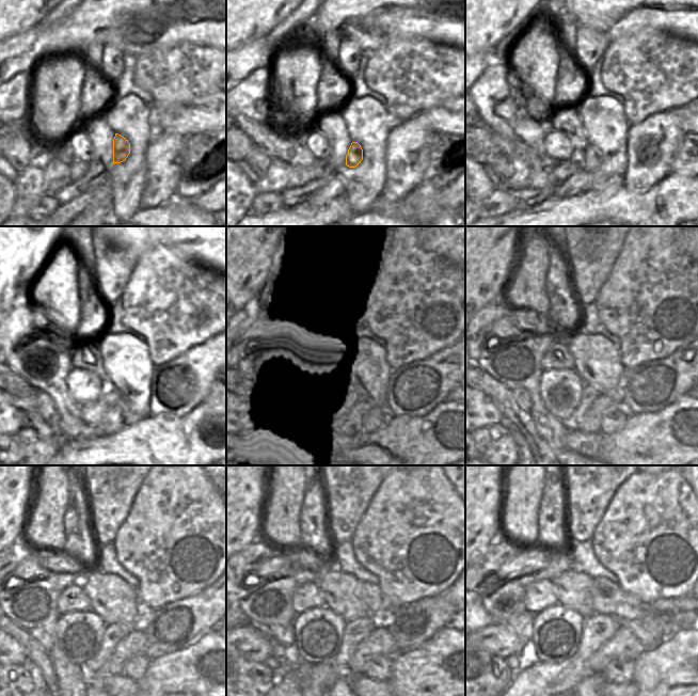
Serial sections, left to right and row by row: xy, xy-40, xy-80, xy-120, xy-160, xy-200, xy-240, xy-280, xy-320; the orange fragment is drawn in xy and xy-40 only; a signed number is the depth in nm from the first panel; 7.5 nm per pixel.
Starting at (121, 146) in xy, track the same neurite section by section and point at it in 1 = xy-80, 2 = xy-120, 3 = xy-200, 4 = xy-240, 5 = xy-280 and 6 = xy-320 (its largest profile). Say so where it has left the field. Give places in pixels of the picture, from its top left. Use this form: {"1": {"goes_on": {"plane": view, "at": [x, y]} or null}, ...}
{"1": {"goes_on": {"plane": "xy-80", "at": [591, 158]}}, "2": {"goes_on": {"plane": "xy-120", "at": [113, 397]}}, "3": {"goes_on": {"plane": "xy-200", "at": [612, 421]}}, "4": {"goes_on": {"plane": "xy-240", "at": [135, 667]}}, "5": {"goes_on": {"plane": "xy-280", "at": [380, 668]}}, "6": {"goes_on": {"plane": "xy-320", "at": [621, 670]}}}

